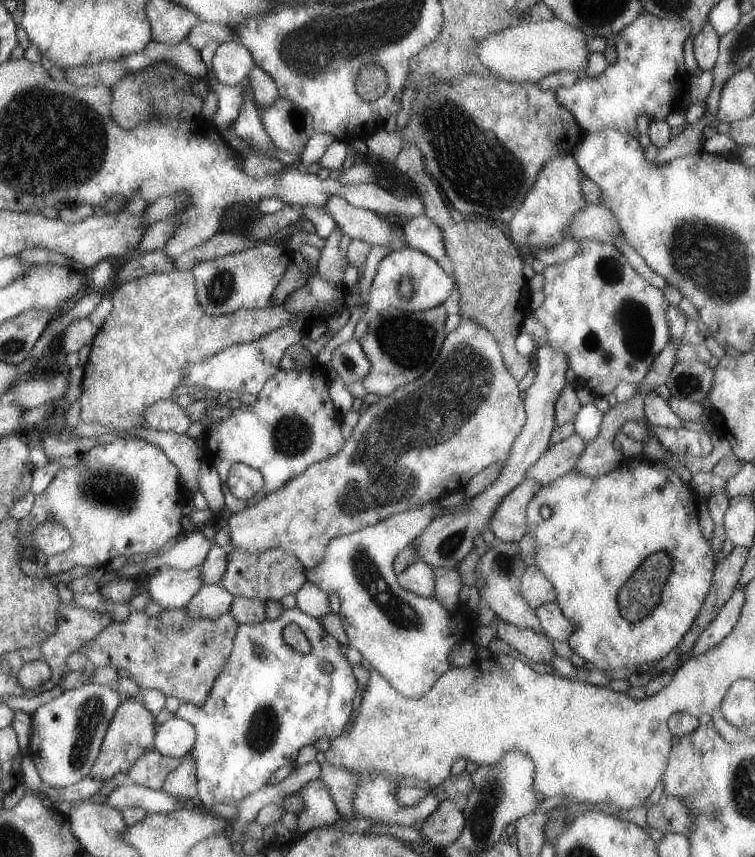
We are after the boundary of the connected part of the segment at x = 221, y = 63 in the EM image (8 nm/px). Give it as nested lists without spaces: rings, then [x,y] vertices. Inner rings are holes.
[[[236,39],[222,43],[212,58],[212,73],[223,85],[244,82],[255,65],[250,51]]]

